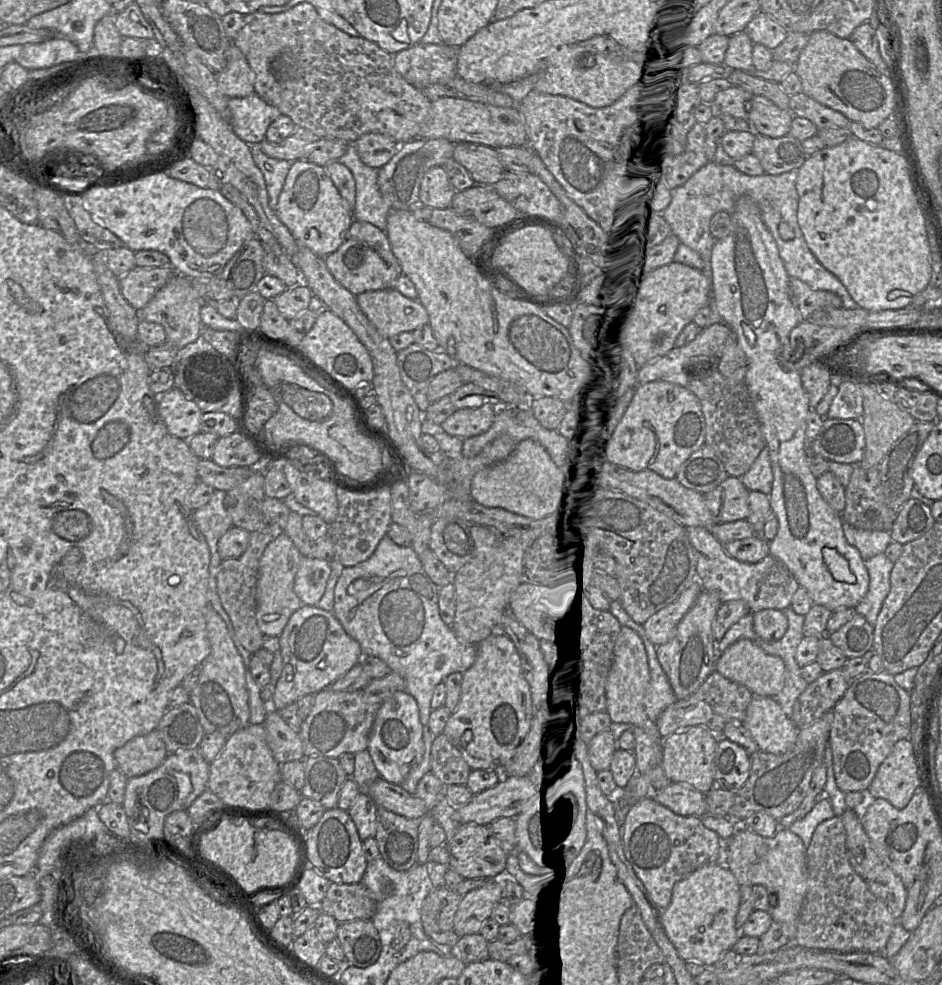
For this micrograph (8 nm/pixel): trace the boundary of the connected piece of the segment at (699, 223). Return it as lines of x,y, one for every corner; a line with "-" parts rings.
708,162
698,170
685,184
683,189
672,196
672,208
668,215
671,234
699,254
705,267
701,271
711,282
711,254
715,243
710,233
711,218
718,212
732,213
737,199
743,195
750,197
758,206
762,221
774,238
779,256
791,279
798,279
813,290
829,291
837,294
846,309
859,306
849,295
841,281
826,270
810,251
797,220
799,196
796,190
798,170
780,175
763,174
748,176
739,172
732,164

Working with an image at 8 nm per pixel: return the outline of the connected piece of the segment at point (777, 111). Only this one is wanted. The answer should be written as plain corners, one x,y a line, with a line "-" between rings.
753,96
745,102
751,130
756,135
781,138
789,134
794,115
762,96

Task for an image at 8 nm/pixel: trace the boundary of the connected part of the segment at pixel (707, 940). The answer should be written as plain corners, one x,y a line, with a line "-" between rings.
722,863
706,864
676,883
669,906
661,911
661,923
678,955
686,963
713,967
740,937
736,915
740,907
740,884

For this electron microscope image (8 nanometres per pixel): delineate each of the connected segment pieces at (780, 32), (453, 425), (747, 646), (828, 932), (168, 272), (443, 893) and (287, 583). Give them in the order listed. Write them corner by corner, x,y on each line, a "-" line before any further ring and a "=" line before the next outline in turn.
759,11
747,24
745,33
753,44
763,45
773,51
785,40
788,29
768,14
=
485,404
478,408
456,410
441,427
451,436
466,439
485,433
493,424
499,407
=
741,639
721,654
716,662
716,671
723,677
745,686
754,696
774,698
784,687
786,668
780,657
767,654
751,640
=
841,817
821,822
806,850
807,892
798,920
795,943
806,949
839,953
883,953
896,920
887,905
869,889
852,867
=
135,266
119,278
122,295
135,310
139,311
175,273
172,267
=
436,887
425,898
421,908
421,919
425,934
435,943
453,947
459,940
454,931
454,917
464,895
448,887
=
285,533
271,541
259,562
257,582
257,625
263,635
279,637
291,616
301,608
302,601
294,588
302,554

